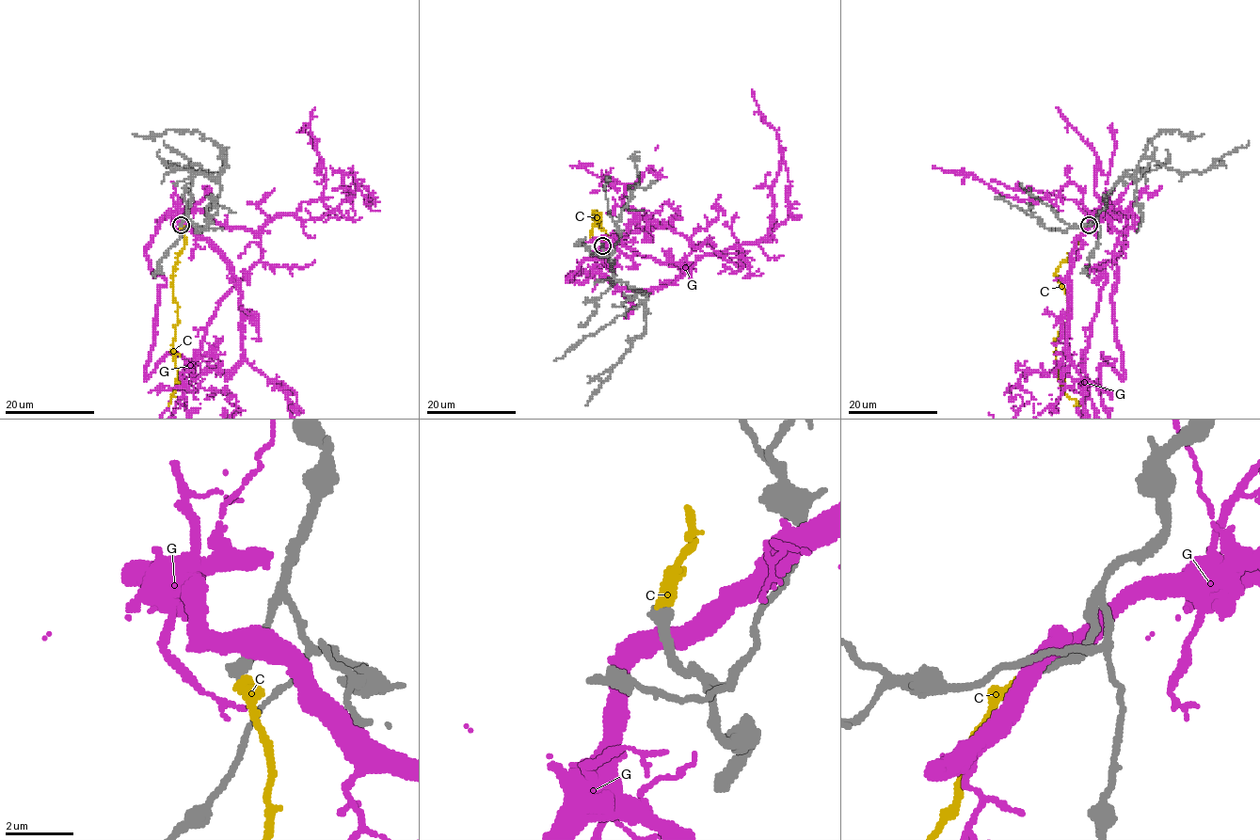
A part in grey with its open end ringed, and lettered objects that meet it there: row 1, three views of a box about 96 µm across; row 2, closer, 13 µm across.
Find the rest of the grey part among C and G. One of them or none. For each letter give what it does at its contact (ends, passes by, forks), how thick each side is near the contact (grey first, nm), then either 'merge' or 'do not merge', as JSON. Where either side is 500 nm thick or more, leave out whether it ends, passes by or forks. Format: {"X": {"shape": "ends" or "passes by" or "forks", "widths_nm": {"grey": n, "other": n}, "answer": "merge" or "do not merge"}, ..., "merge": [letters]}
{"C": {"shape": "ends", "widths_nm": {"grey": 380, "other": 380}, "answer": "do not merge"}, "G": {"widths_nm": {"grey": 460, "other": 550}, "answer": "do not merge"}, "merge": []}

